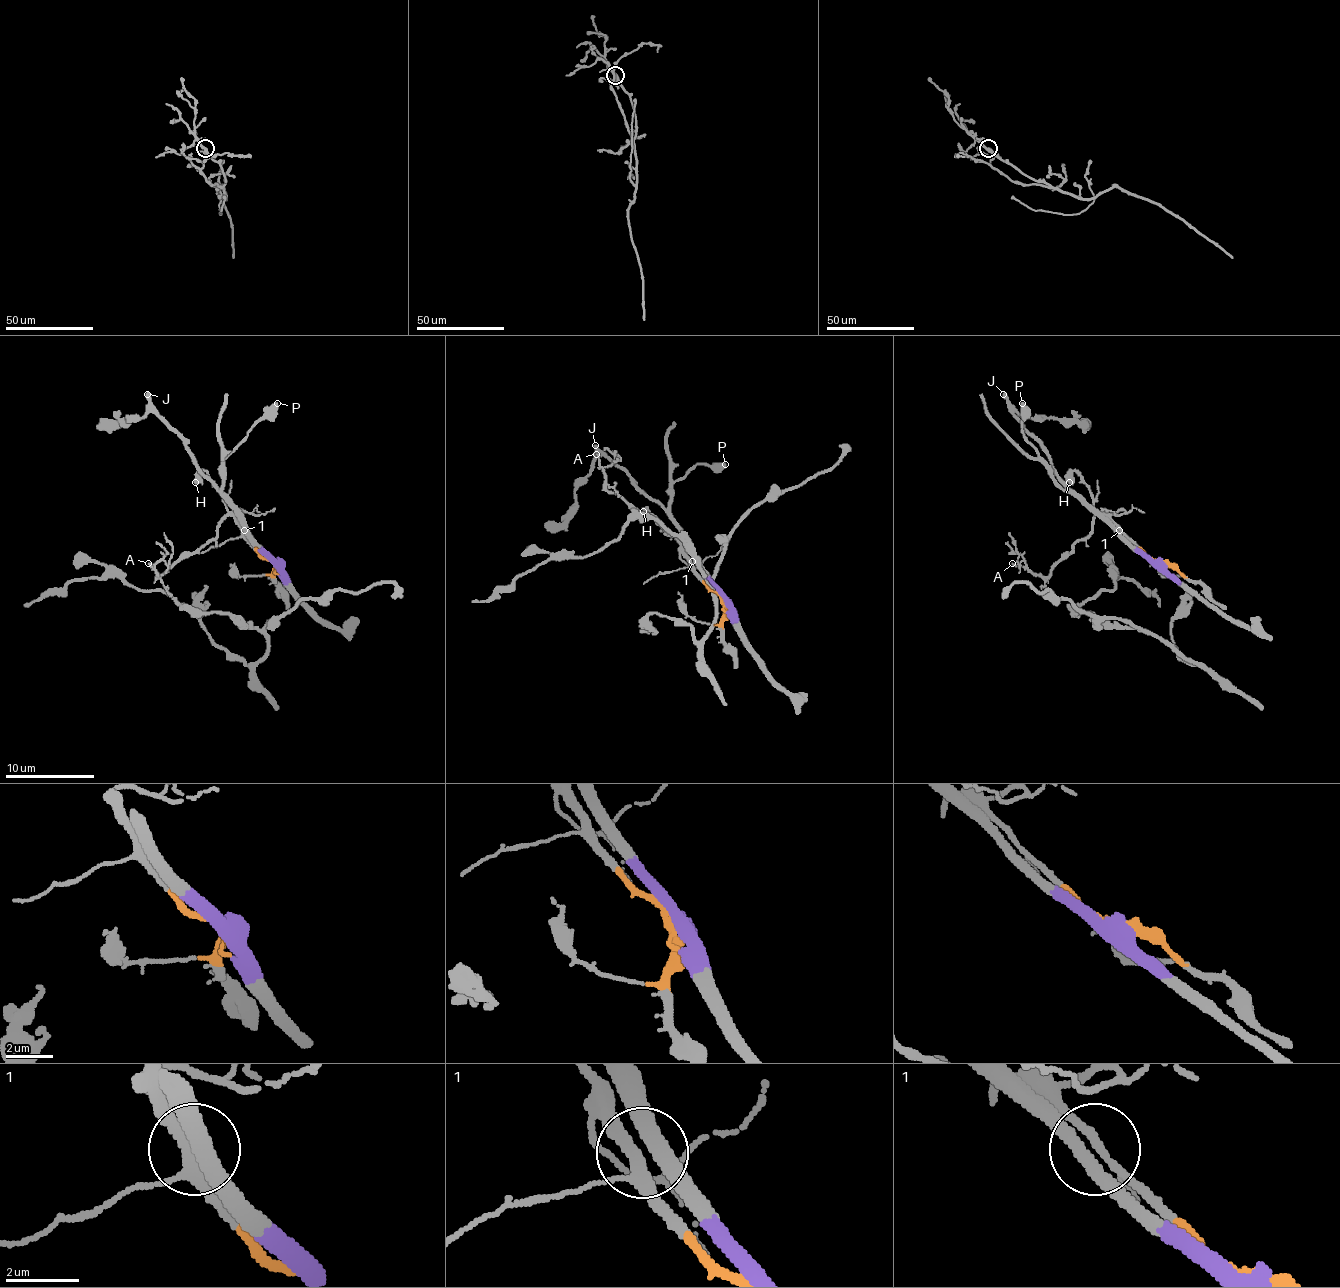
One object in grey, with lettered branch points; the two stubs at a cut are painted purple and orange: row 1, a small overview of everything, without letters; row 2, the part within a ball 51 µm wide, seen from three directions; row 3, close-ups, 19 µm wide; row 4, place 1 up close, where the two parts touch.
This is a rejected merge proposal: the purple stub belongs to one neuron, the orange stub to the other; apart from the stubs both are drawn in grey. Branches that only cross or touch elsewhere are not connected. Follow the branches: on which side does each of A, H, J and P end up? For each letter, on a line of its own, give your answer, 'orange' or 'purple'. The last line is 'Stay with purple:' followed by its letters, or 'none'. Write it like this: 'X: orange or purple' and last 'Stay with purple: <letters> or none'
A: orange
H: orange
J: purple
P: purple
Stay with purple: J, P

